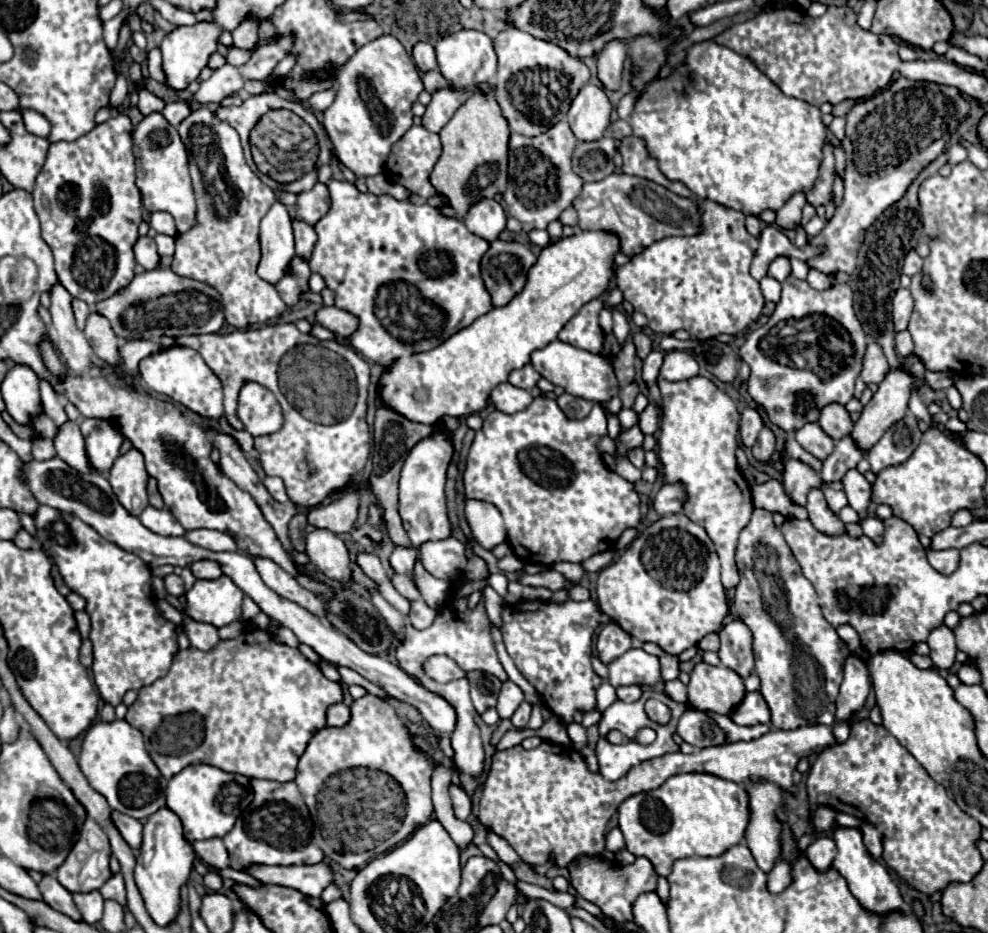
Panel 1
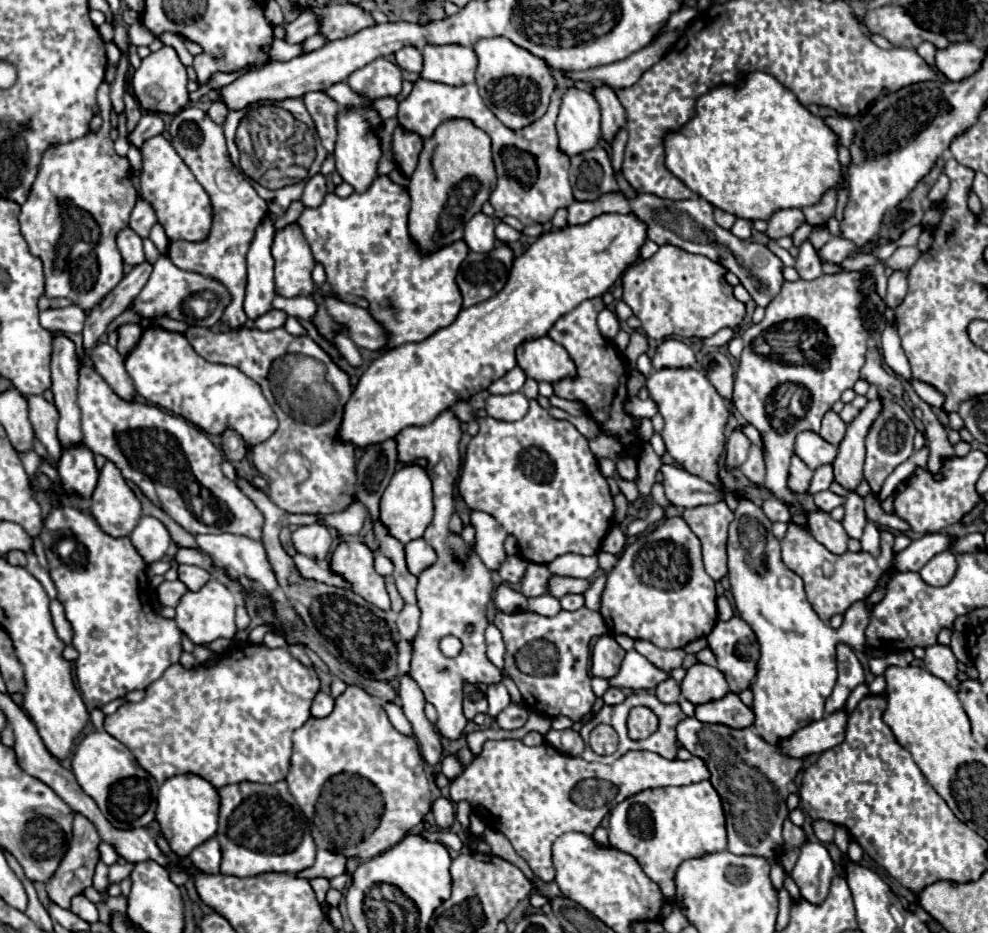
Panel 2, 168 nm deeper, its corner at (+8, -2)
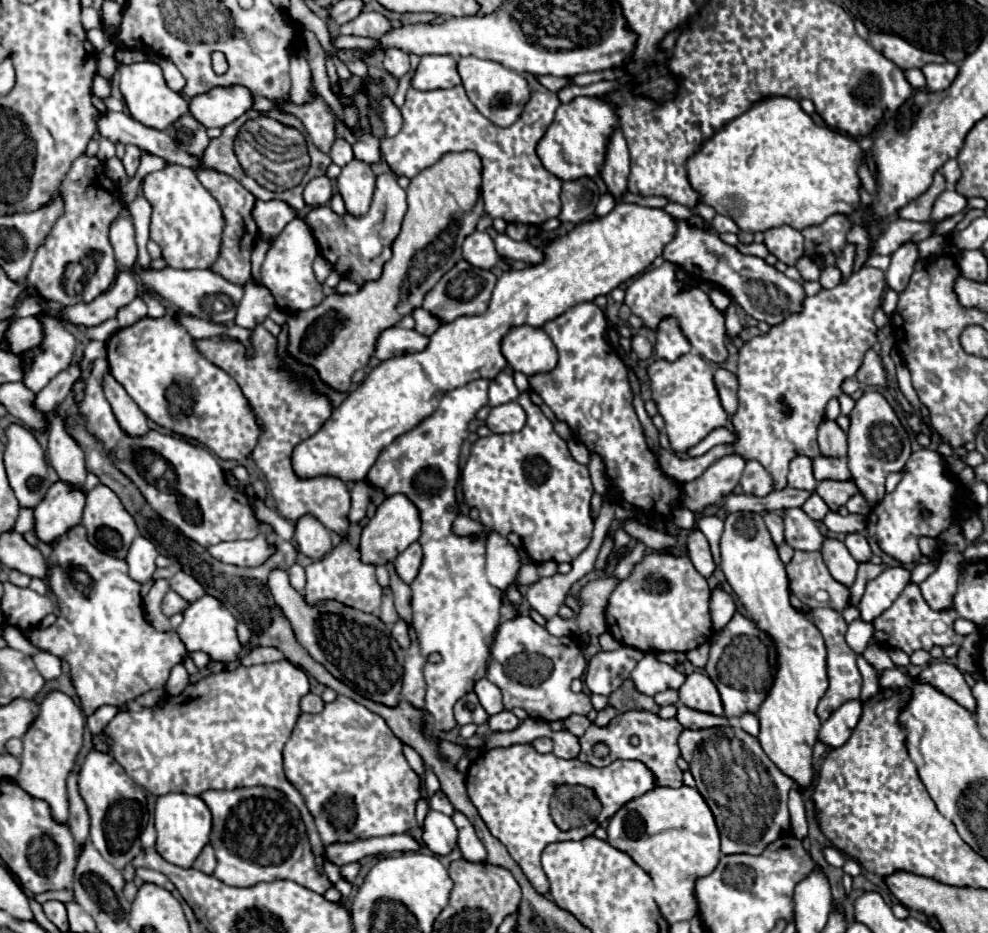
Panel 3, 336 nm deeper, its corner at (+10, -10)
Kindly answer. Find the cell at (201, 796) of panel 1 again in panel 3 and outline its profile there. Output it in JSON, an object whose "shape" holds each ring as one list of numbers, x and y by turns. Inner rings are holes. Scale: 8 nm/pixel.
{"shape":[[170,793,160,795,156,799,156,851,168,861,178,867,192,867,194,859,200,855,202,847,210,841,212,831,212,815,206,803,200,797,182,795,182,793]]}

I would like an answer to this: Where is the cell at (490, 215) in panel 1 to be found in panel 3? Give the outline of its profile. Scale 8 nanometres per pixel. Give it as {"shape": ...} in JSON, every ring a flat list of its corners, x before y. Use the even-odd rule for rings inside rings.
{"shape":[[474,231,468,235,462,245,462,255,470,265,480,269,492,269,500,259,494,249,494,241,486,231]]}

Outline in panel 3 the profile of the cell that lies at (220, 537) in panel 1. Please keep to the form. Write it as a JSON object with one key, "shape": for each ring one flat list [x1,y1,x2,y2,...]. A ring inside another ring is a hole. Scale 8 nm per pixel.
{"shape":[[260,533,256,539,250,541,216,543,208,547,208,551,210,555,214,555,214,559,238,567,258,567,272,555,272,547,266,543,264,533]]}

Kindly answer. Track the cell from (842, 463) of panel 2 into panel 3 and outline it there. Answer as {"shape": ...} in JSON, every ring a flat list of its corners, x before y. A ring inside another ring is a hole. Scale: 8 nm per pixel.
{"shape":[[854,479,846,481,820,481,816,487,816,493,828,503,830,511,836,511,840,505,844,505,850,497,858,493,858,487,854,487]]}

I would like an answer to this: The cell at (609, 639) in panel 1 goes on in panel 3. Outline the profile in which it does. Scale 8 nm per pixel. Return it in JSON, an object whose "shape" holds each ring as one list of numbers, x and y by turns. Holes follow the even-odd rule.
{"shape":[[622,645,618,651,598,651,588,663,584,683,592,693,610,695,622,685,624,679,628,679,642,655,642,651,626,645]]}

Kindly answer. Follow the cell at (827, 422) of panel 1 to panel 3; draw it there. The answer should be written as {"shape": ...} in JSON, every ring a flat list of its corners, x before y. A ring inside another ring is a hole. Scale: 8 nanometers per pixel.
{"shape":[[824,419,818,427,818,445,820,453,826,457,846,457,848,443,846,443,846,433,838,427,836,421]]}

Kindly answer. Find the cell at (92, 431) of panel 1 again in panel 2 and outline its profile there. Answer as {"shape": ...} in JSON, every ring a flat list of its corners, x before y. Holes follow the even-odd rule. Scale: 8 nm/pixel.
{"shape":[[84,445,66,449,58,461,58,475,64,493,90,499,98,479,92,451]]}

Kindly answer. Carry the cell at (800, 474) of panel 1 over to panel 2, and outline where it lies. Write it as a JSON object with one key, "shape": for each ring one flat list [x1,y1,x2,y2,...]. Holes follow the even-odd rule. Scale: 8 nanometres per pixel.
{"shape":[[794,455,790,463,790,479,788,479,790,489,794,493,806,493,810,479,812,479,812,469,808,469,808,465,798,455]]}

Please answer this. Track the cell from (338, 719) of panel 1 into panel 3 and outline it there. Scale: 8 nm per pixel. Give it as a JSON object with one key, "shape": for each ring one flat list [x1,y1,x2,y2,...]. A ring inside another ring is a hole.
{"shape":[[308,693,308,695,302,697,302,701,300,701,300,709,302,709,304,713,318,713,318,711,322,711,322,707,324,707,322,697,318,697,318,695,314,695,314,693]]}

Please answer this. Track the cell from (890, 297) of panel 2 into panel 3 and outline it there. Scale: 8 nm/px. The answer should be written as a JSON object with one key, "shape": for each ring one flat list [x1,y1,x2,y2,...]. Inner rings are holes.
{"shape":[[908,243,908,245,902,245,898,251,892,253,890,257,890,267,886,271,886,283,890,289,894,291,902,291,906,289,910,277,912,277,912,271,914,271,914,263,918,259,918,249,916,249,916,243]]}

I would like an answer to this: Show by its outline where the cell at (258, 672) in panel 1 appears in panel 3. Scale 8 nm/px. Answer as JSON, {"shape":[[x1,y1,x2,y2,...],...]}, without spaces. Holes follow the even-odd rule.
{"shape":[[282,659,278,663,236,667,234,671,222,671,218,675,206,677,194,685,188,685,180,695,166,695,158,705,144,707,142,711,120,711,102,731,110,755,124,767,124,771,148,793,186,793,202,795,208,789,238,789,238,787,274,787,282,791,302,813,306,823,308,839,316,855,316,867,324,873,324,843,316,833,314,819,306,811,302,795,290,785,282,771,282,747,300,717,300,699,310,693,308,675]]}

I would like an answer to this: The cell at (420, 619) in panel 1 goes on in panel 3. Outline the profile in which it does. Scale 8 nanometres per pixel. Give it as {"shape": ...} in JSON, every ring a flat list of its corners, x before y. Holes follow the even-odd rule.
{"shape":[[396,621,394,623,394,629,392,629,392,635,394,635,394,639,398,641,398,645,402,647,402,649,408,649,410,647,410,633,408,633,408,623,406,621]]}

